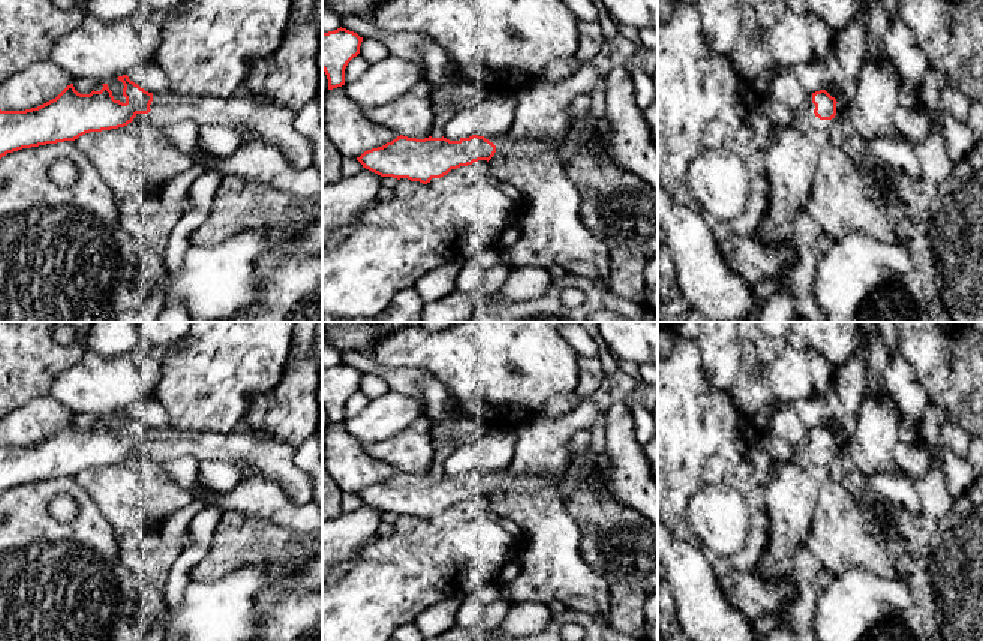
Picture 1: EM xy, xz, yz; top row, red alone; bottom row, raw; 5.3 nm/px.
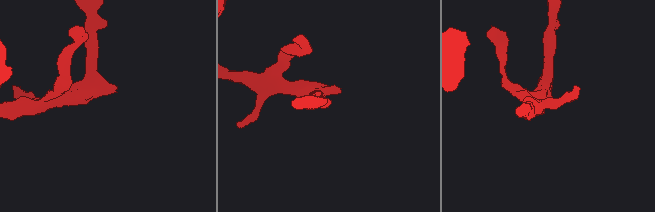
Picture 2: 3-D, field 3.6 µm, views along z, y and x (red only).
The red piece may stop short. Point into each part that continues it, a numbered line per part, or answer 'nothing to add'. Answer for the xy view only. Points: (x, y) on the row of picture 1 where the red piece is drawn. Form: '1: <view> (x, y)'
1: xy (273, 125)

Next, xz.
1: xz (505, 144)

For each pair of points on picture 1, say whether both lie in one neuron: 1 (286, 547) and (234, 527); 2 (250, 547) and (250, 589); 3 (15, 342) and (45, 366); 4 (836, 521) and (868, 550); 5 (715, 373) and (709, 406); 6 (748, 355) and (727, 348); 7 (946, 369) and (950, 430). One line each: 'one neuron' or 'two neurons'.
1: one neuron
2: two neurons
3: one neuron
4: one neuron
5: two neurons
6: two neurons
7: two neurons

